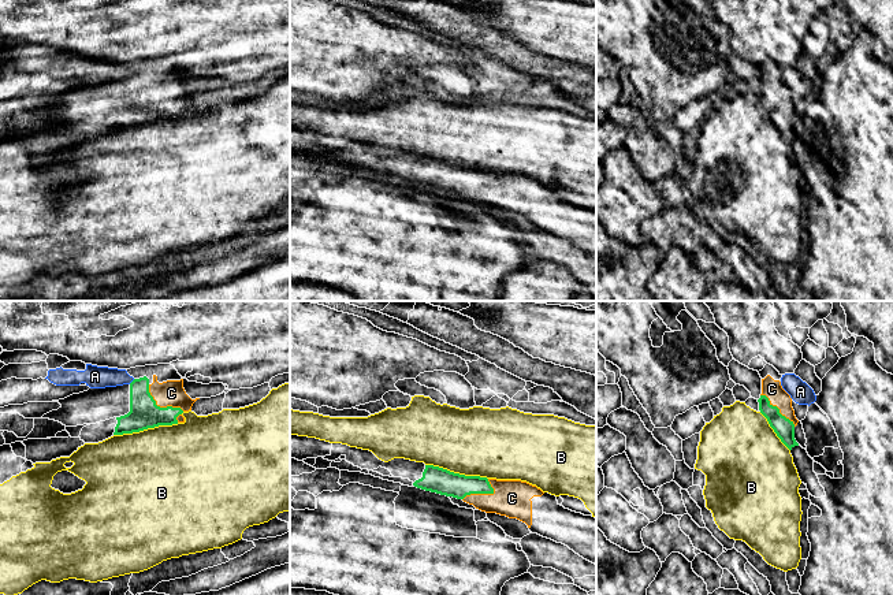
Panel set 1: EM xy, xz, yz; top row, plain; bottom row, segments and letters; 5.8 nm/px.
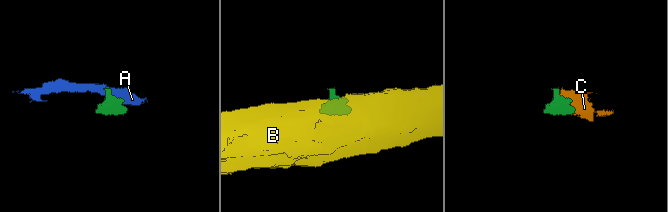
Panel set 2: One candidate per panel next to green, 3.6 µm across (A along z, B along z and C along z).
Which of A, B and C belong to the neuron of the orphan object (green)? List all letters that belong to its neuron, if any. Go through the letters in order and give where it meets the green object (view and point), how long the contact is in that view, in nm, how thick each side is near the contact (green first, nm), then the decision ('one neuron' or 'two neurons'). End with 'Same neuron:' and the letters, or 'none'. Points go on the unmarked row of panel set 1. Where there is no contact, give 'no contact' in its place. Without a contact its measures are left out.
A: xy (133, 74) | 50 nm | 180/130 nm | two neurons
B: xy (145, 122) | 400 nm | 180/500 nm | two neurons
C: xy (159, 100) | 260 nm | 180/160 nm | one neuron
Same neuron: C

